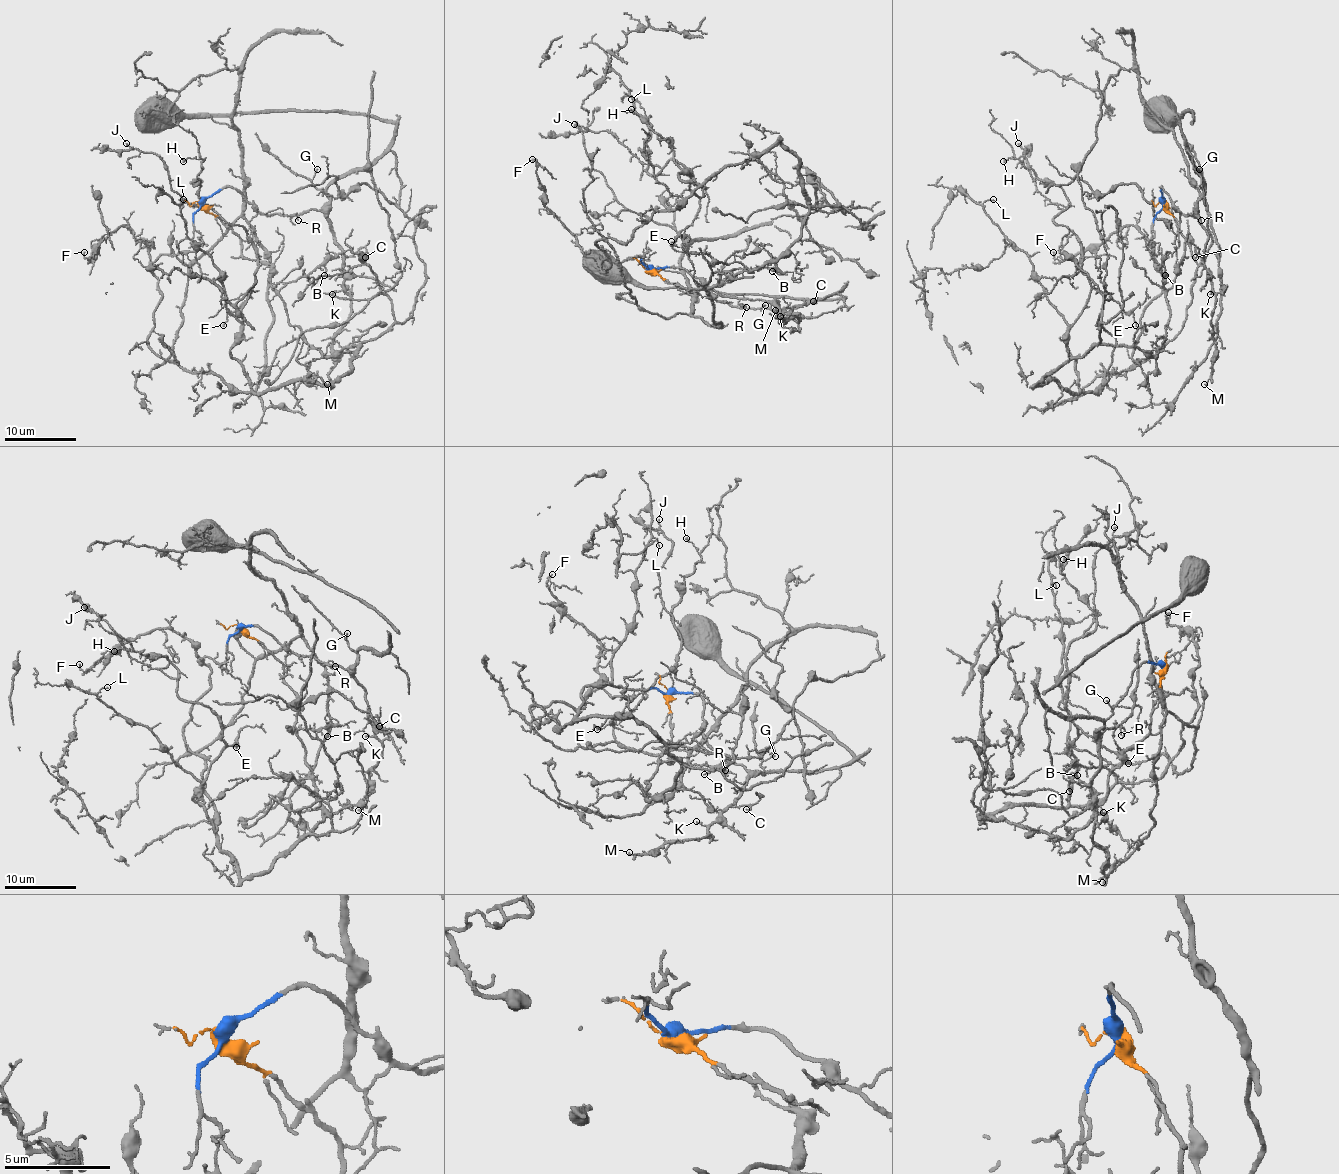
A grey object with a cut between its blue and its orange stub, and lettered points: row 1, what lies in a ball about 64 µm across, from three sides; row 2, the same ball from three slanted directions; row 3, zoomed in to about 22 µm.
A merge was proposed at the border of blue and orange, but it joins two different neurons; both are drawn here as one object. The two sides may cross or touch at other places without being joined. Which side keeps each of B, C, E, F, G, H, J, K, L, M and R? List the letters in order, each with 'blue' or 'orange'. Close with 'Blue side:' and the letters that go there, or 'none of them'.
B: orange
C: blue
E: orange
F: orange
G: blue
H: orange
J: orange
K: blue
L: orange
M: blue
R: blue
Blue side: C, G, K, M, R

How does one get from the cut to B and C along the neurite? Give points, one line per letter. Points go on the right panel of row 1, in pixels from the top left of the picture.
B: (1164, 202), (1184, 238), (1184, 252), (1177, 267), (1175, 283), (1168, 290), (1163, 286), (1163, 265), (1164, 275)
C: (1163, 202), (1161, 186), (1182, 213), (1198, 215), (1207, 243), (1202, 256), (1197, 247), (1195, 258)

